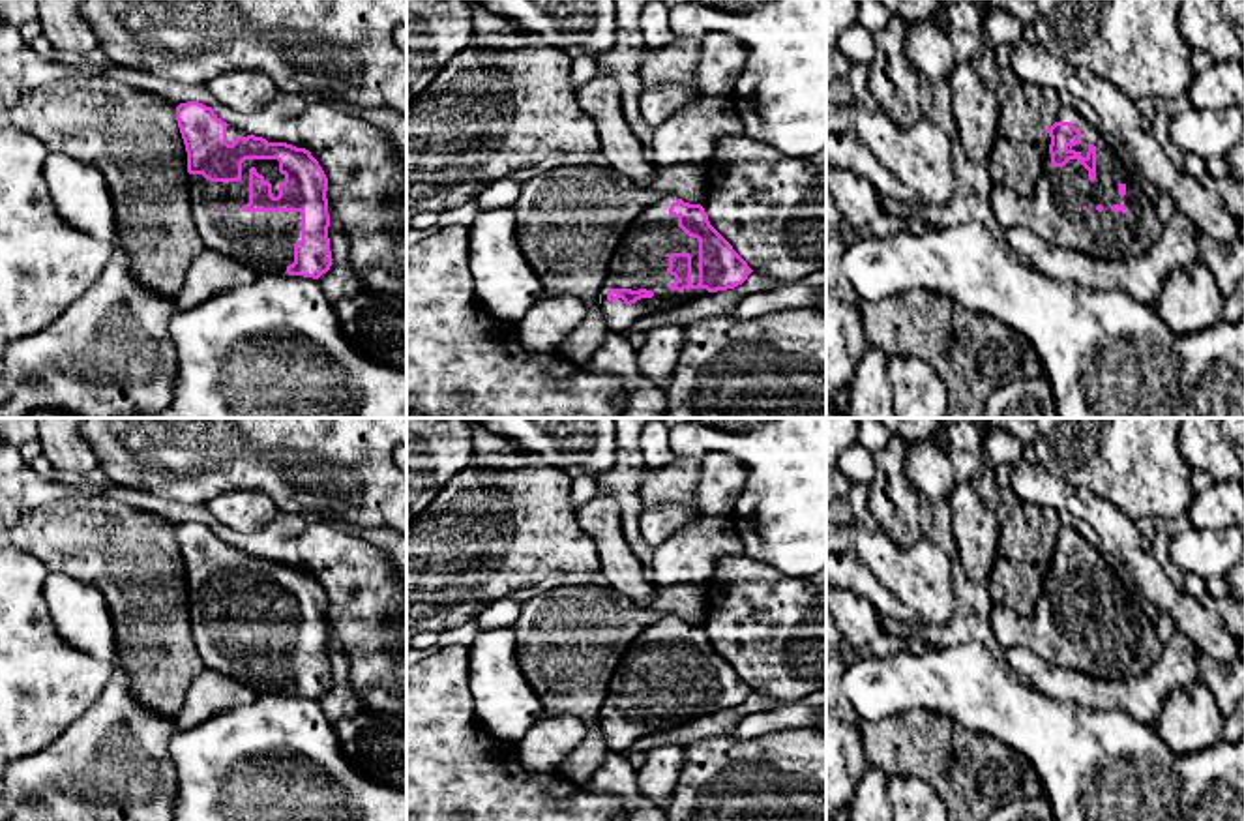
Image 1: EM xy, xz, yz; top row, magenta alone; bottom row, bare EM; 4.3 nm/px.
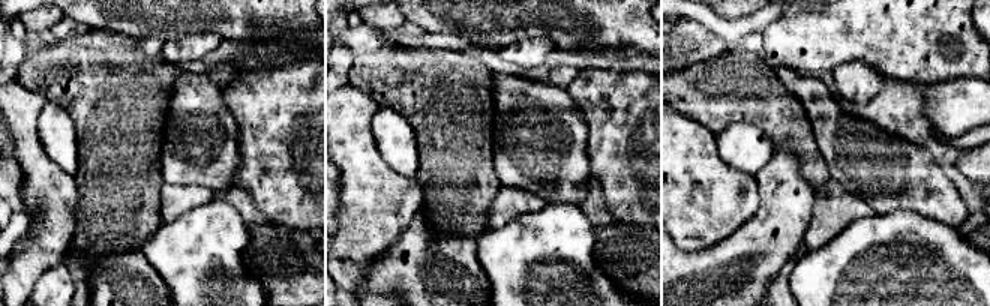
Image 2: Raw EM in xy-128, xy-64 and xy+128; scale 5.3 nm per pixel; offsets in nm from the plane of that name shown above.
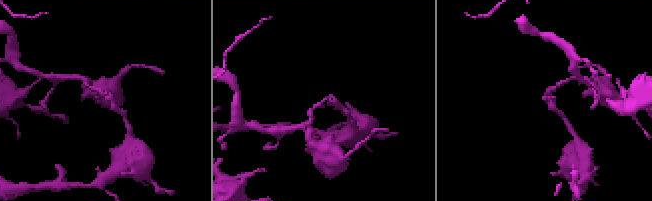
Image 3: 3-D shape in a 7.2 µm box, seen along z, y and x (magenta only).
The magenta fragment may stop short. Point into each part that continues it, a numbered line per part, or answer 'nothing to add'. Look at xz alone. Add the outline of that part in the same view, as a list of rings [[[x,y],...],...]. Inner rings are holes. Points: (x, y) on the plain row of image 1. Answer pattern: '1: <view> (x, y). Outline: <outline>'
1: xz (641, 679). Outline: [[[665,615],[648,628],[641,630],[618,660],[611,675],[607,695],[601,707],[600,731],[609,752],[626,752],[631,744],[658,733],[665,727],[676,725],[695,716],[708,714],[706,709],[671,710],[674,695],[667,692],[671,673],[691,675],[691,703],[699,703],[699,660],[688,656],[678,647],[678,637],[669,634],[676,615]],[[609,709],[646,709],[652,718],[641,718],[626,725],[622,718],[609,722]]]

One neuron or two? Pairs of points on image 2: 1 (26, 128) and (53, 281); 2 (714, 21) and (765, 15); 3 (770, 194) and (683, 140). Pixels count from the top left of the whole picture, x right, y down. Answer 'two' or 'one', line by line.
1: two
2: one
3: two

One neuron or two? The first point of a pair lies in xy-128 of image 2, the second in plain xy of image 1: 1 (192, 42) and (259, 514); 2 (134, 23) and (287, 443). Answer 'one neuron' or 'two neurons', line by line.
1: one neuron
2: one neuron

